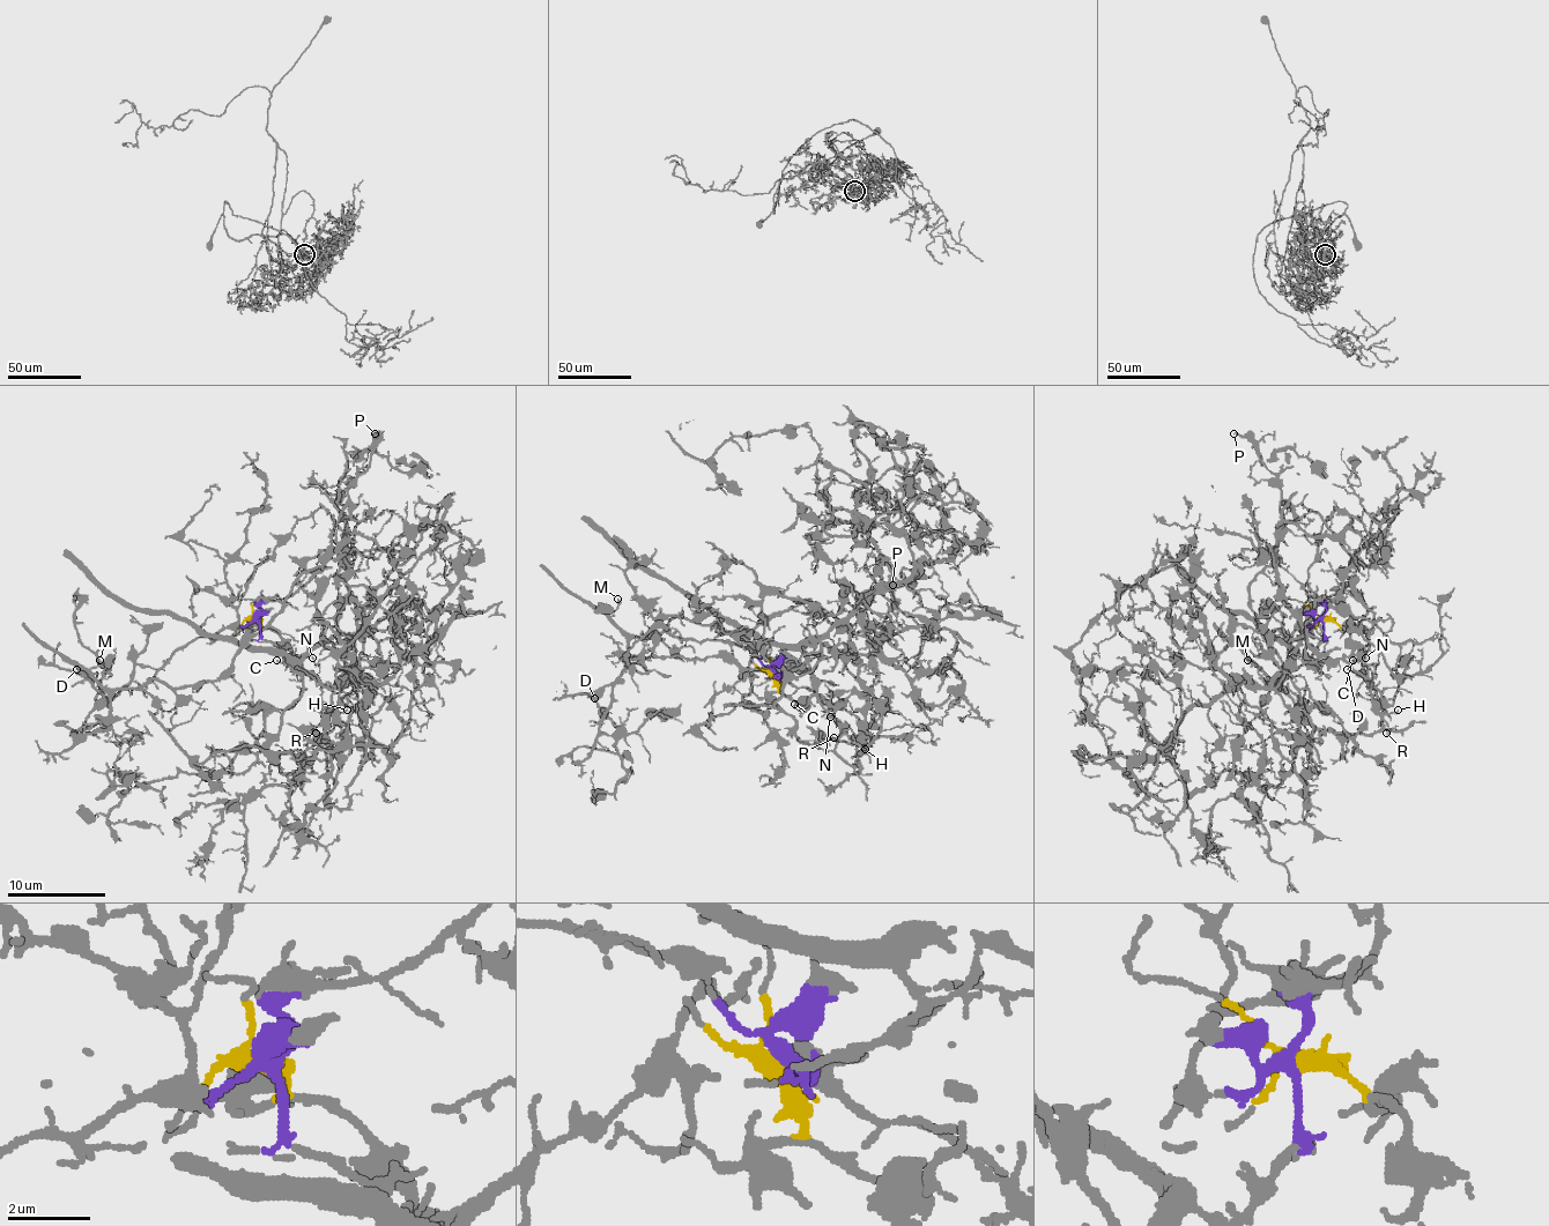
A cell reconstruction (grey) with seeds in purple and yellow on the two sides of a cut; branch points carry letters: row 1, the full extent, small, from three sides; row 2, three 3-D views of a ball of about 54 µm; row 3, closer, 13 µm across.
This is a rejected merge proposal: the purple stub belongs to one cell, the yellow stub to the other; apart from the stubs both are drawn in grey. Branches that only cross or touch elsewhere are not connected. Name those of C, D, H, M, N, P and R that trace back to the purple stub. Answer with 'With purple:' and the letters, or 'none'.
With purple: D, M, P

